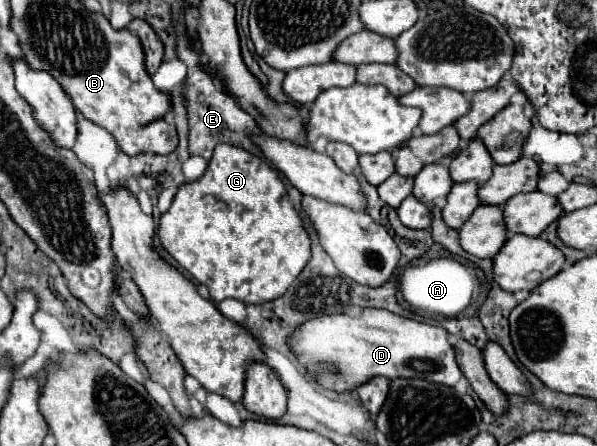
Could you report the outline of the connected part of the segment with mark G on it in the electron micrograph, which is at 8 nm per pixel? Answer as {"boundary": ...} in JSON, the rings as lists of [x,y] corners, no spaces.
{"boundary":[[[218,144],[208,168],[194,184],[184,184],[174,196],[172,206],[160,218],[160,246],[200,284],[210,288],[210,296],[220,302],[226,298],[244,304],[264,304],[286,292],[302,268],[310,260],[310,238],[302,228],[302,220],[286,198],[286,188],[278,172],[266,160],[242,152],[230,144]]]}

